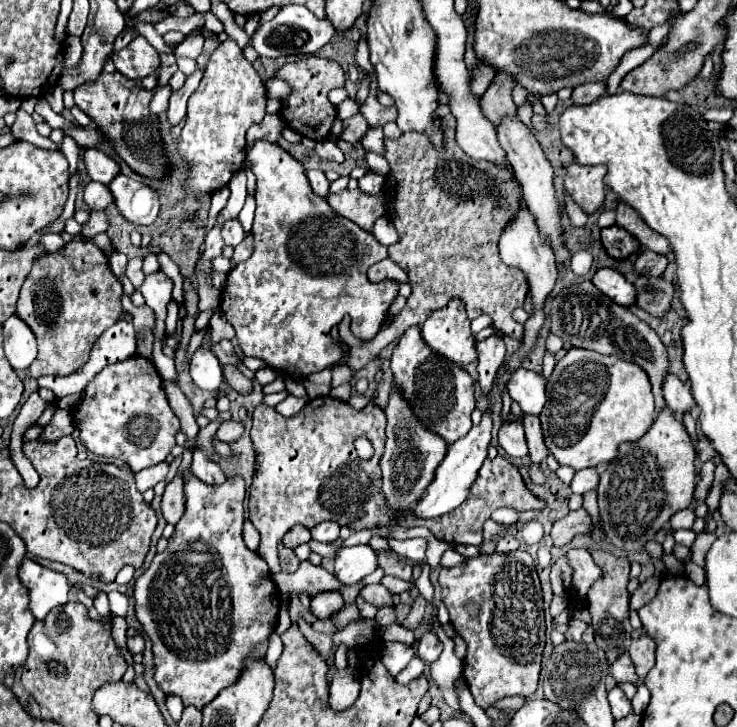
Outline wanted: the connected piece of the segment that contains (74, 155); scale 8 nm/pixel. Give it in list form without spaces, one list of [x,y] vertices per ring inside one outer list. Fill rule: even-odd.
[[[66,136],[61,143],[60,149],[68,161],[71,177],[77,172],[79,145],[72,138]]]

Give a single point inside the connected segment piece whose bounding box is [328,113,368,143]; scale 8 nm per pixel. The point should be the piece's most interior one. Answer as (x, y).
(354, 128)

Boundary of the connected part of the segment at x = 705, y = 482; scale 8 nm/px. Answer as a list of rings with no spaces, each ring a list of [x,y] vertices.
[[[708,461],[702,465],[702,471],[698,475],[698,483],[694,489],[694,501],[704,501],[708,497],[712,481],[714,481],[714,463]]]

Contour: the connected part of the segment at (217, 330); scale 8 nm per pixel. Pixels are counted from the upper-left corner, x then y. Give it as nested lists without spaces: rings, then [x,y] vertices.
[[[216,311],[216,315],[210,319],[210,339],[212,343],[220,343],[222,339],[234,339],[232,325],[226,321],[222,311]]]

